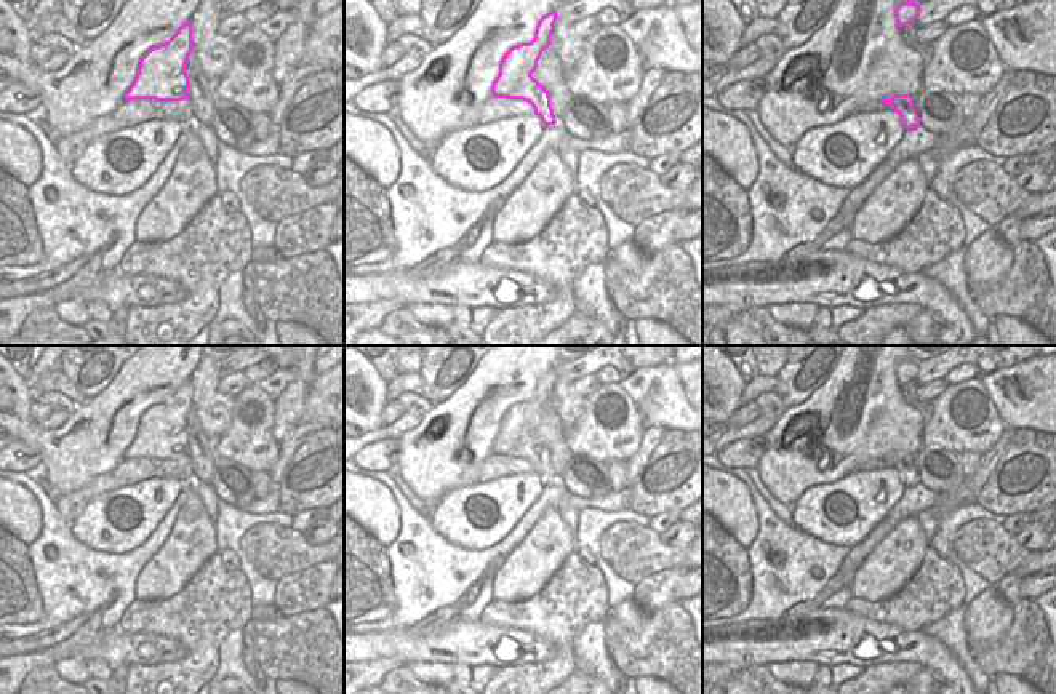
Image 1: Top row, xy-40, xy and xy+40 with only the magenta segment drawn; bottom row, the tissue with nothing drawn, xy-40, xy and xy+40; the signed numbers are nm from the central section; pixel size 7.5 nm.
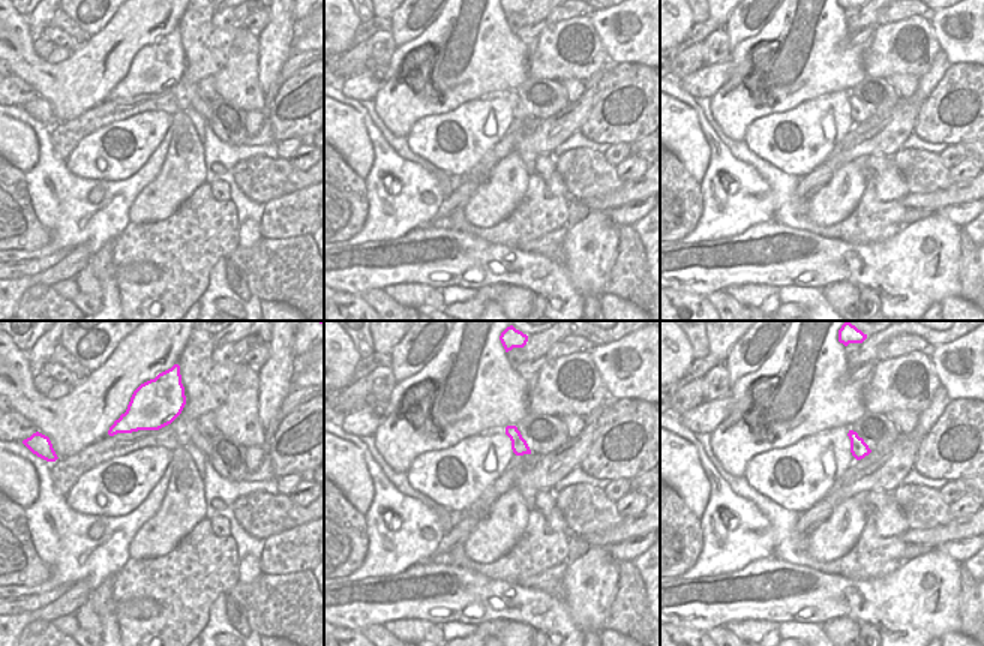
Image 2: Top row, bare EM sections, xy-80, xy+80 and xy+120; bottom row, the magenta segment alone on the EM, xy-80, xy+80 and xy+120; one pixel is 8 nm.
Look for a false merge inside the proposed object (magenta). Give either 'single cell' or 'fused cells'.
single cell

